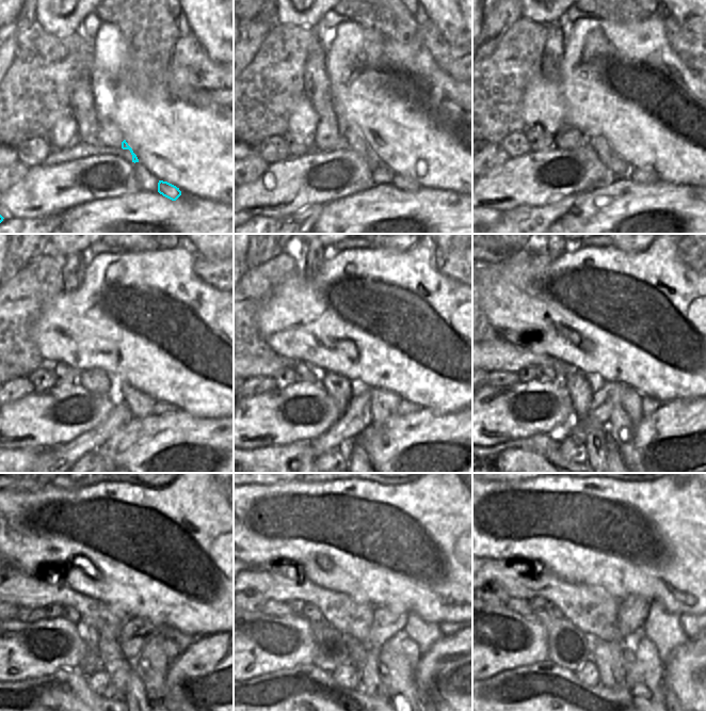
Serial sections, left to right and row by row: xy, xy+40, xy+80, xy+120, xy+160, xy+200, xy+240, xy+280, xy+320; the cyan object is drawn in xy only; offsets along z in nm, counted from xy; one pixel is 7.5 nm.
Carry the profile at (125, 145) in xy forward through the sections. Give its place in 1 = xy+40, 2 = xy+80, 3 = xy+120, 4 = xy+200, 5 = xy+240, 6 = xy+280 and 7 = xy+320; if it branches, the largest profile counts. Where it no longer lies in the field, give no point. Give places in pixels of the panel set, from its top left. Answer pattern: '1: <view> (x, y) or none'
1: xy+40 (366, 153)
2: xy+80 (618, 167)
3: xy+120 (142, 406)
4: xy+200 (632, 407)
5: xy+240 (151, 664)
6: xy+280 (307, 690)
7: xy+320 (543, 690)

